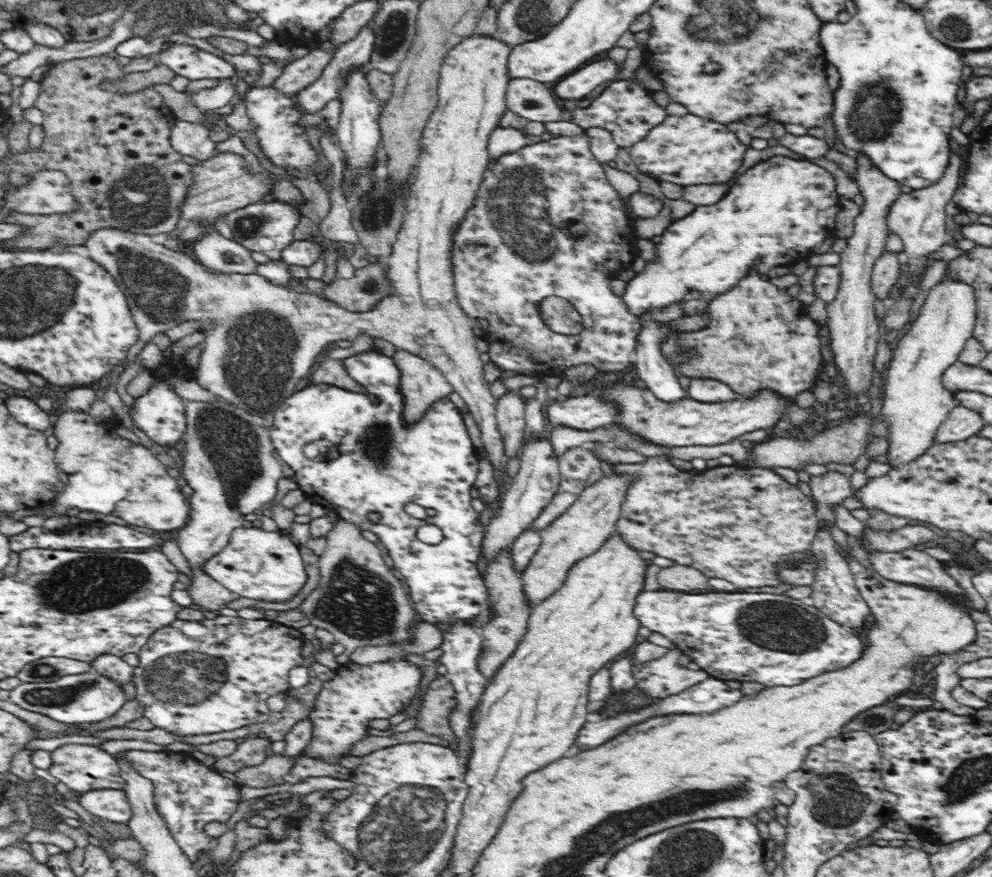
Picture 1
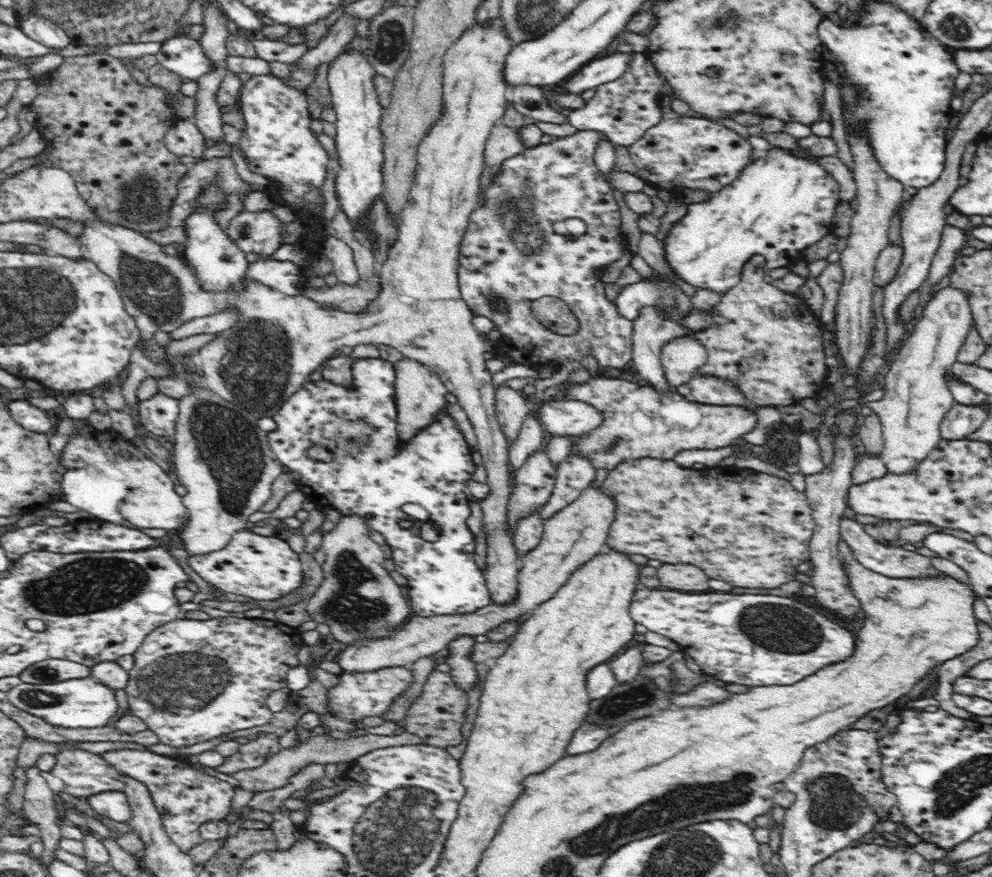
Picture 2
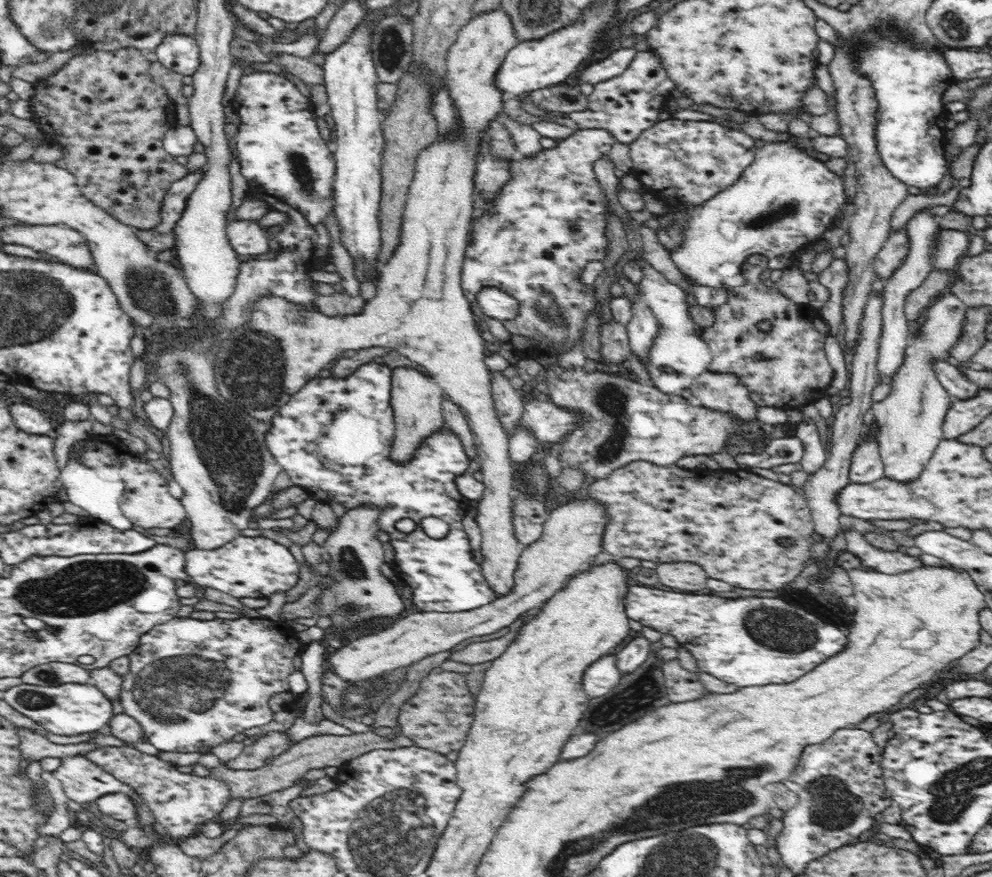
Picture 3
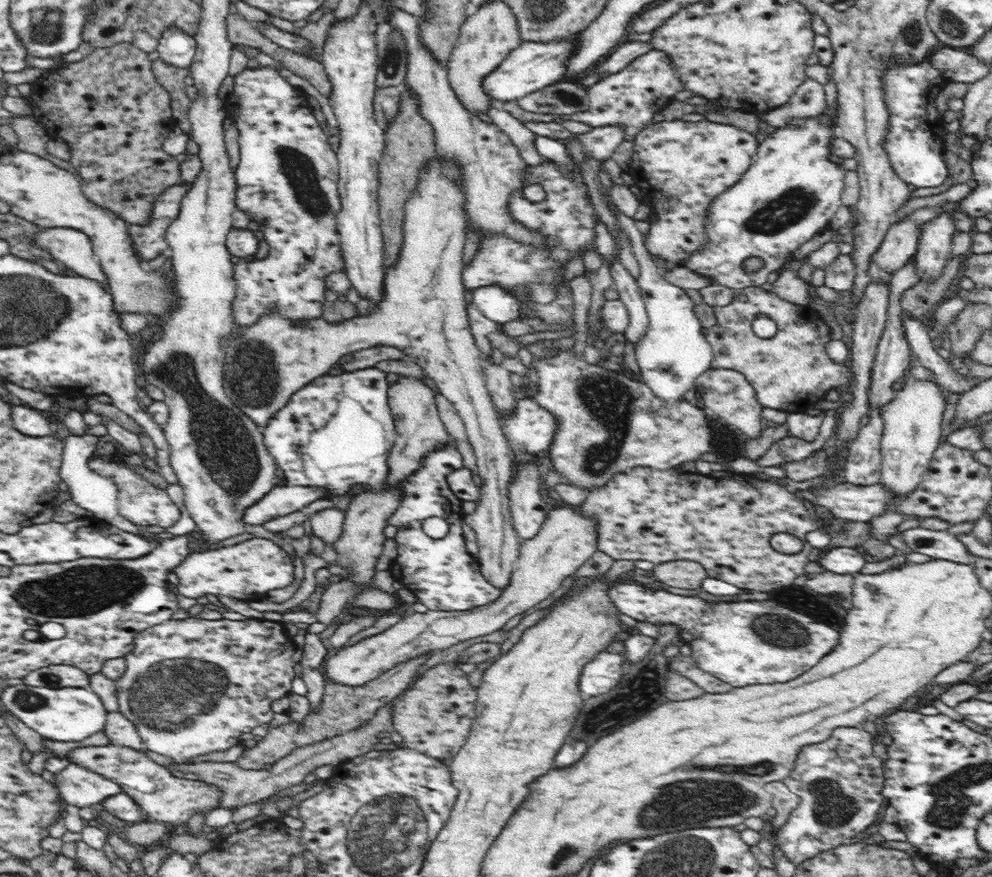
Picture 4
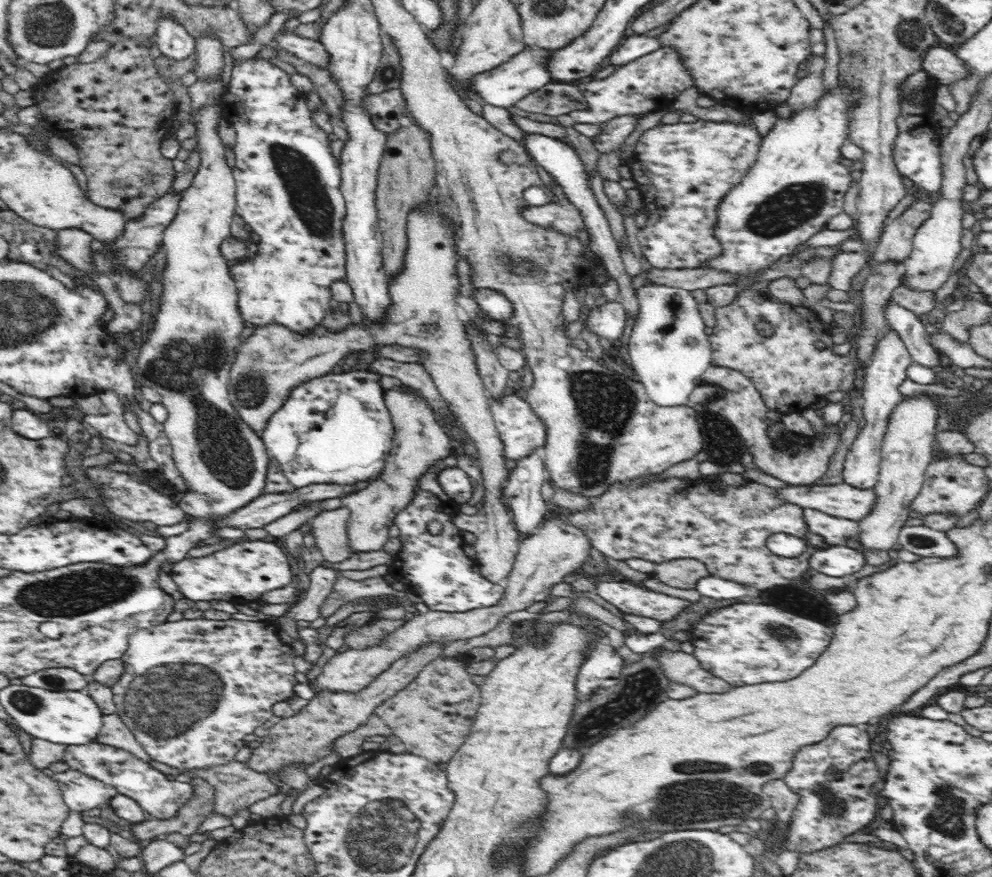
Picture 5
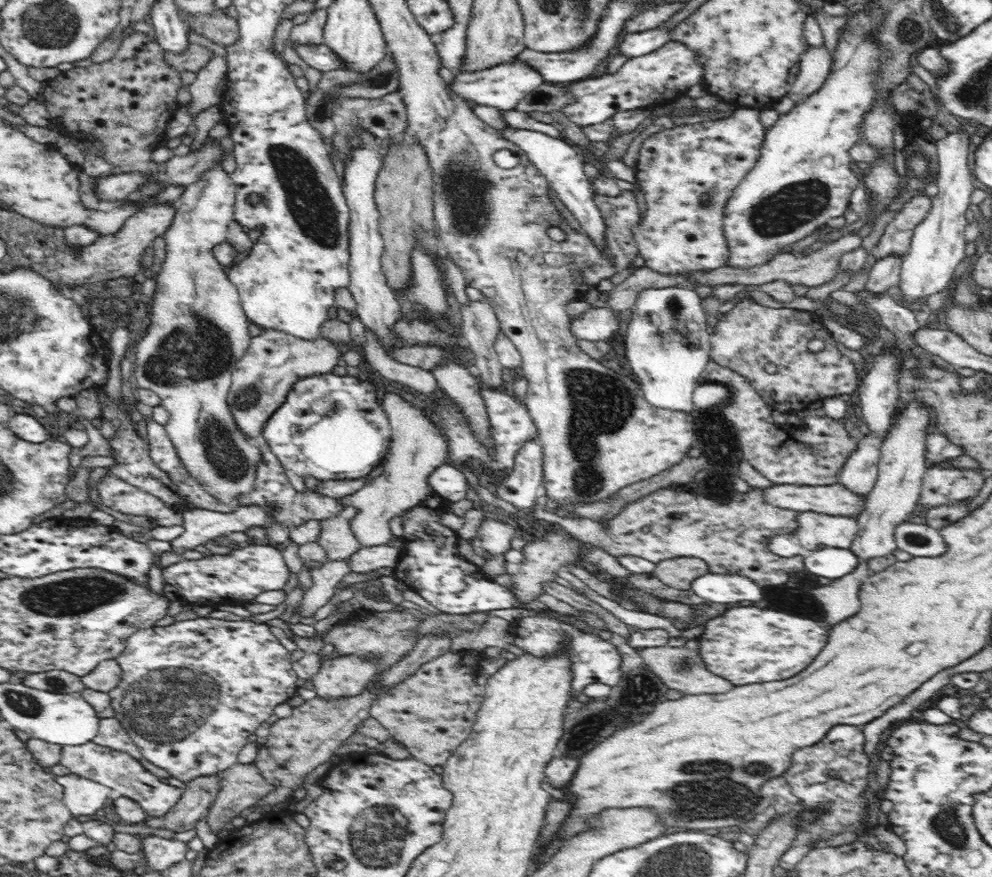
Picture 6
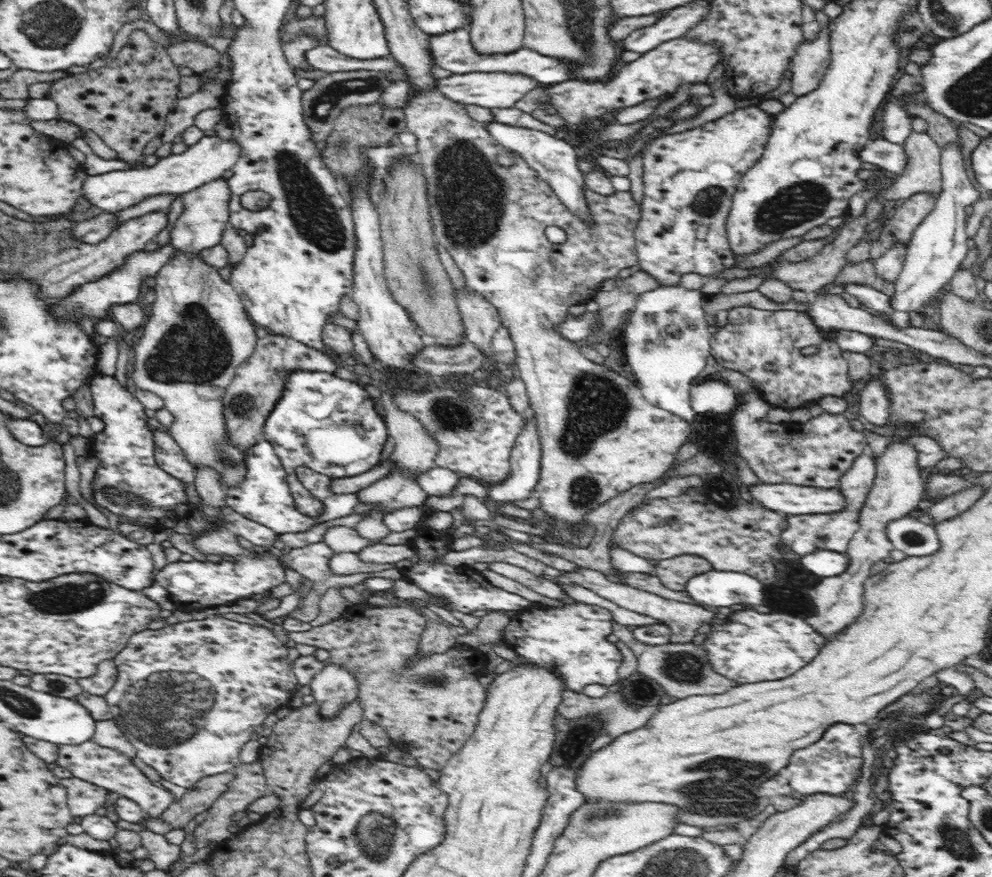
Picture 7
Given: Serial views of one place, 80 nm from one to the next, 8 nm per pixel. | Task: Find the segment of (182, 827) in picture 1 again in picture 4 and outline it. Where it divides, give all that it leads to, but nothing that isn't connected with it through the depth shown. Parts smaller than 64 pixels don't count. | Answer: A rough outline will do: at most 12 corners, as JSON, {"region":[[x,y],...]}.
{"region":[[112,744],[66,757],[120,785],[176,832],[220,804],[218,786],[176,778],[141,751]]}

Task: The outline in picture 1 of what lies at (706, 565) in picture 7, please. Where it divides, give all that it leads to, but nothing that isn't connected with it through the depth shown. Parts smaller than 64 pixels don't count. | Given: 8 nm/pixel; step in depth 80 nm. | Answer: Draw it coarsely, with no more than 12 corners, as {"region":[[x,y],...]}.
{"region":[[678,563],[661,568],[658,582],[680,592],[708,590],[702,572]]}

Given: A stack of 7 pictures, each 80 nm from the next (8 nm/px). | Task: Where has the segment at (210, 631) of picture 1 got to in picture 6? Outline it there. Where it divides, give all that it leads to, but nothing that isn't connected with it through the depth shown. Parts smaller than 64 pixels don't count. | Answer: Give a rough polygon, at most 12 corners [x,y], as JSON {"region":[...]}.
{"region":[[266,623],[132,633],[108,693],[142,758],[215,776],[297,700]]}

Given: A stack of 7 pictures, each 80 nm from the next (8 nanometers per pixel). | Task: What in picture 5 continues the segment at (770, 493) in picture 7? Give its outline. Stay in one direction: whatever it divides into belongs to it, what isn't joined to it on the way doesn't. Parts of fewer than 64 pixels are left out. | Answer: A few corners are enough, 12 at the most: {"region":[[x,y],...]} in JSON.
{"region":[[848,483],[788,485],[778,495],[803,509],[858,523],[874,489]]}

